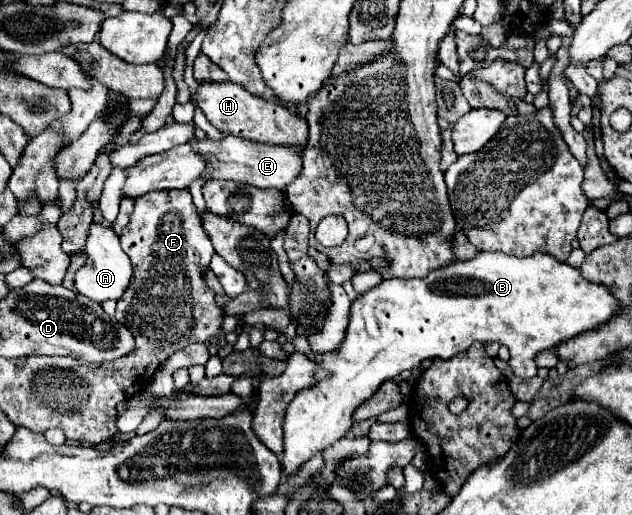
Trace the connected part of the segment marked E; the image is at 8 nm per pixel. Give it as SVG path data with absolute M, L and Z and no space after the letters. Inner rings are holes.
M225 135L223 143L217 145L213 139L193 139L193 147L205 155L207 159L207 171L203 173L205 177L211 179L223 179L223 181L237 181L237 183L249 183L261 189L273 187L273 189L287 189L289 183L299 177L303 169L303 147L299 145L267 145L267 143L257 143L257 141L245 141L233 135Z

